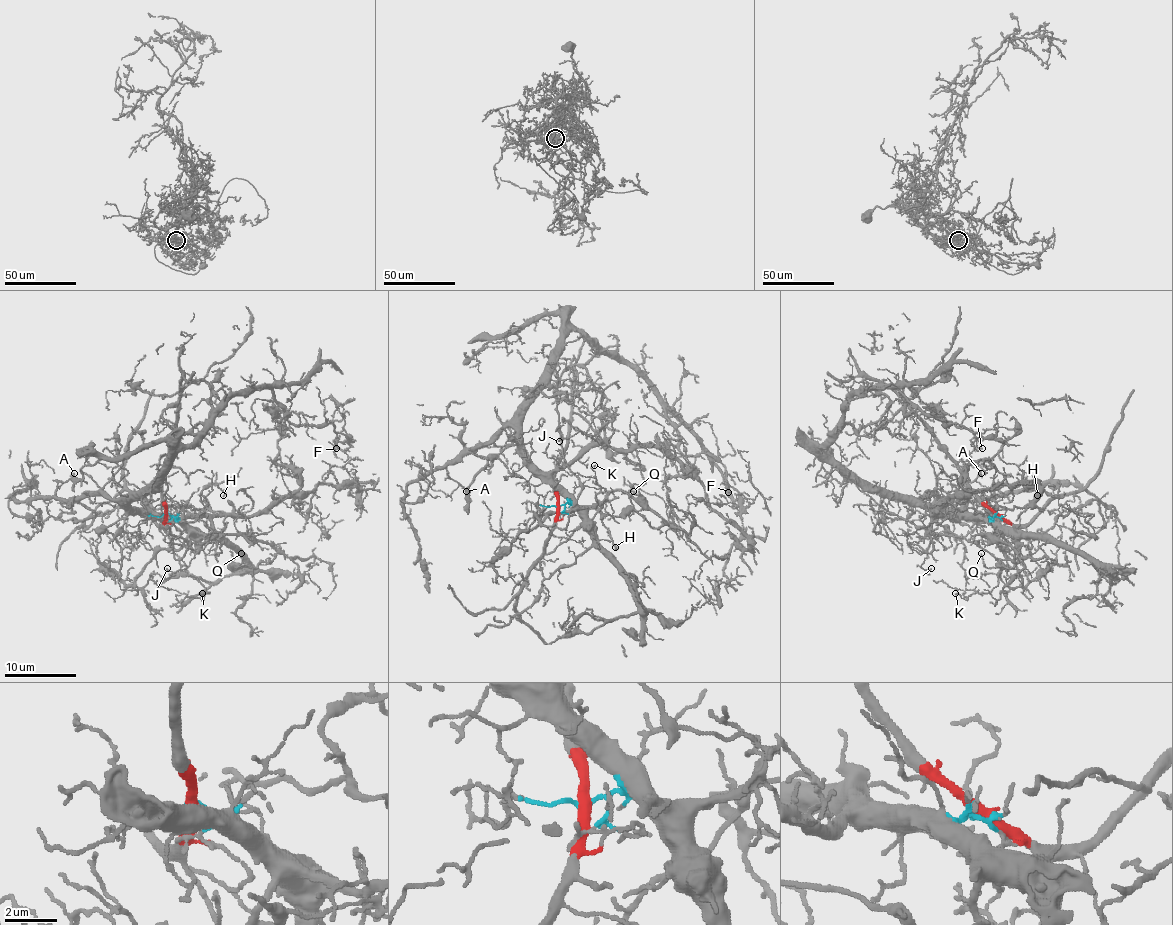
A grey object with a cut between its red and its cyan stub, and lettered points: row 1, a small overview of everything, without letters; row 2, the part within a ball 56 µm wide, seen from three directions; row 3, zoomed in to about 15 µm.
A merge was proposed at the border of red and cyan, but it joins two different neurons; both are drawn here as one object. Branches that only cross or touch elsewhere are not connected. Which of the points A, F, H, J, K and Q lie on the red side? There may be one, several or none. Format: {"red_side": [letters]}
{"red_side": ["H", "K"]}

